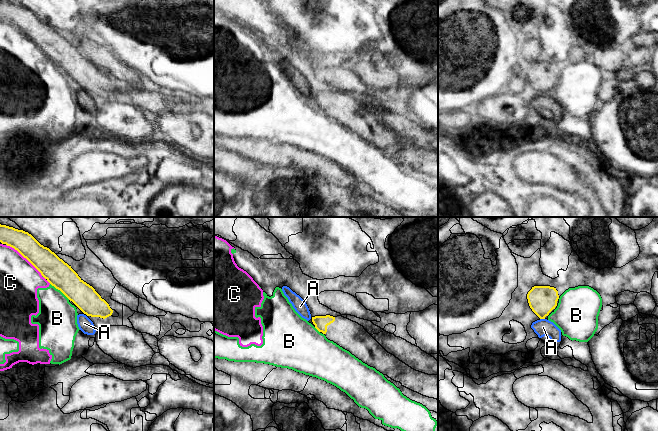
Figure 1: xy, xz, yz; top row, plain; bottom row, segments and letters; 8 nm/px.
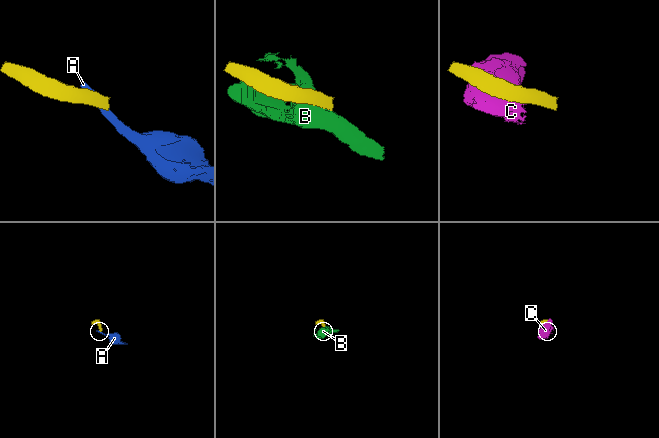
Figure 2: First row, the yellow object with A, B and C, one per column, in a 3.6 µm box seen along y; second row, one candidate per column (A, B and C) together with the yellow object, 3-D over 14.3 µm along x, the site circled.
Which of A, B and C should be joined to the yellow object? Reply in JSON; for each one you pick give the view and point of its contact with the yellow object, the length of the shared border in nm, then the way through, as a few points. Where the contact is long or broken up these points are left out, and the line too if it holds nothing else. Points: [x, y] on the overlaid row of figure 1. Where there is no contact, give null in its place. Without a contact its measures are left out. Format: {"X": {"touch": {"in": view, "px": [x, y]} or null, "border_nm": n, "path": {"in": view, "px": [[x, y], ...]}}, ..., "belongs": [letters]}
{"belongs": []}

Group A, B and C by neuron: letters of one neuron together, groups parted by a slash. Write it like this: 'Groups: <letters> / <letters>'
Groups: A / B C

